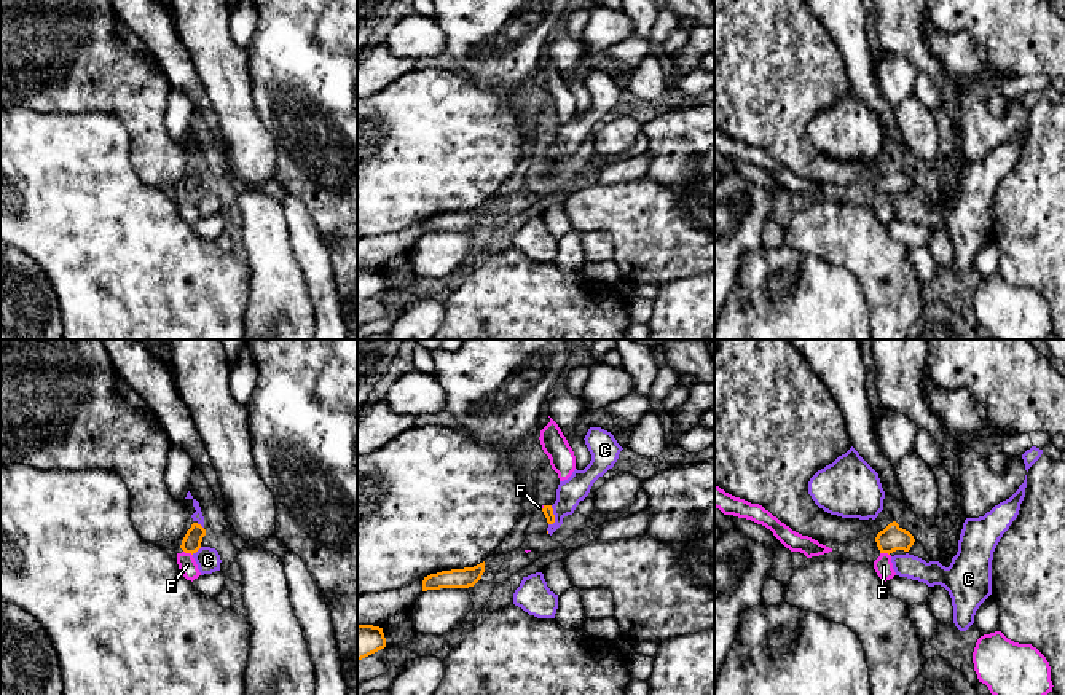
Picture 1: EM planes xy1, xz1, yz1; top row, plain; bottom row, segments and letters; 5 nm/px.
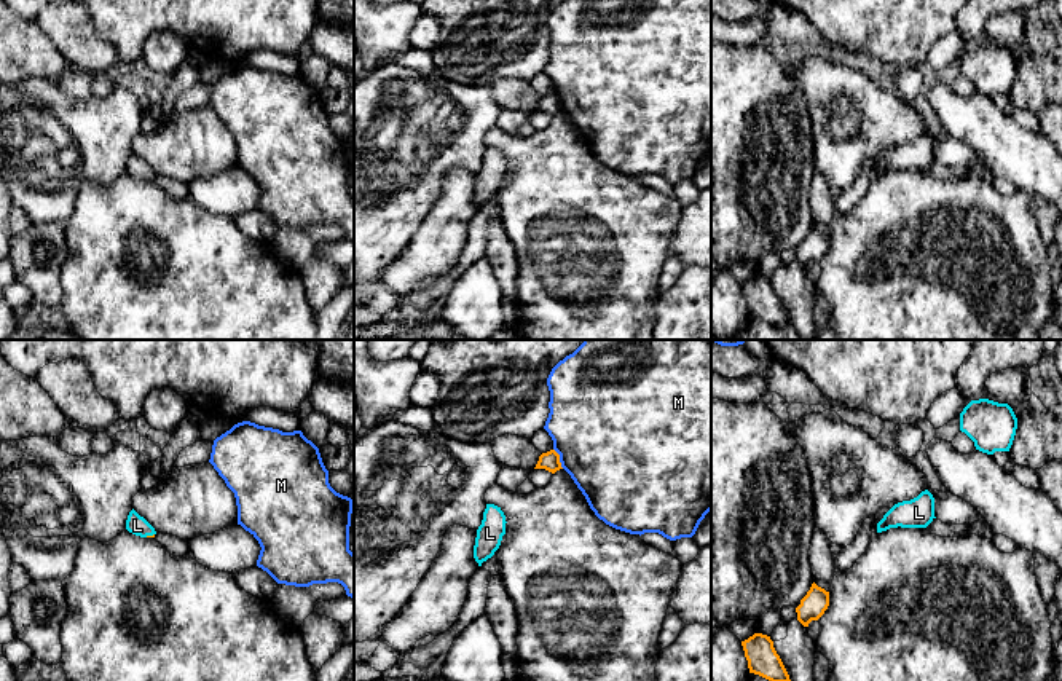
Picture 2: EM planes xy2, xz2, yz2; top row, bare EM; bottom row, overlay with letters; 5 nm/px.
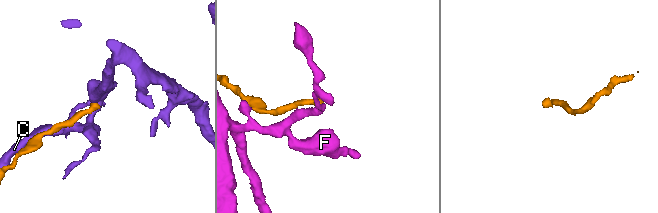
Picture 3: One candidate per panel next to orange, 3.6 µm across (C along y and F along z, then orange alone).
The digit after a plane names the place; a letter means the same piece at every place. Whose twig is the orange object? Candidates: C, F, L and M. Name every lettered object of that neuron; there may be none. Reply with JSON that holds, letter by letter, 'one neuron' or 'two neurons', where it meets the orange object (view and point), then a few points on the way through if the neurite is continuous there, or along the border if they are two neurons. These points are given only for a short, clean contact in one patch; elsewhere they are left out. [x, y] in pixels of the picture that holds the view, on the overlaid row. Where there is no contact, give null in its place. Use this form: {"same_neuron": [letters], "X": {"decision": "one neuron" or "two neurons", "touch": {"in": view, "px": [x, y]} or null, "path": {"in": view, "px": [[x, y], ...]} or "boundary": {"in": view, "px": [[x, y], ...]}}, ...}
{"same_neuron": ["L"], "C": {"decision": "two neurons", "touch": {"in": "xz1", "px": [554, 517]}, "boundary": {"in": "xz1", "px": [[550, 506], [554, 522], [549, 525]]}}, "F": {"decision": "two neurons", "touch": {"in": "xy1", "px": [188, 552]}, "boundary": {"in": "xy1", "px": [[184, 550], [192, 555]]}}, "L": {"decision": "one neuron", "touch": {"in": "xy2", "px": [149, 536]}, "path": {"in": "xy2", "px": [[153, 535], [149, 536], [137, 525]]}}, "M": {"decision": "two neurons", "touch": {"in": "xz2", "px": [558, 458]}, "boundary": {"in": "xz2", "px": [[554, 448], [563, 468]]}}}

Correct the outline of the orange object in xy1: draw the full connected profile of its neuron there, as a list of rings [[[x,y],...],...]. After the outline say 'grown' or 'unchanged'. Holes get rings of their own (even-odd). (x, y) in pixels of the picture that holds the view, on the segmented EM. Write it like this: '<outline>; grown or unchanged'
[[[193,523],[183,537],[180,548],[185,553],[191,553],[191,555],[196,553],[201,548],[201,542],[204,536],[206,536],[206,529],[201,524]]]; unchanged

